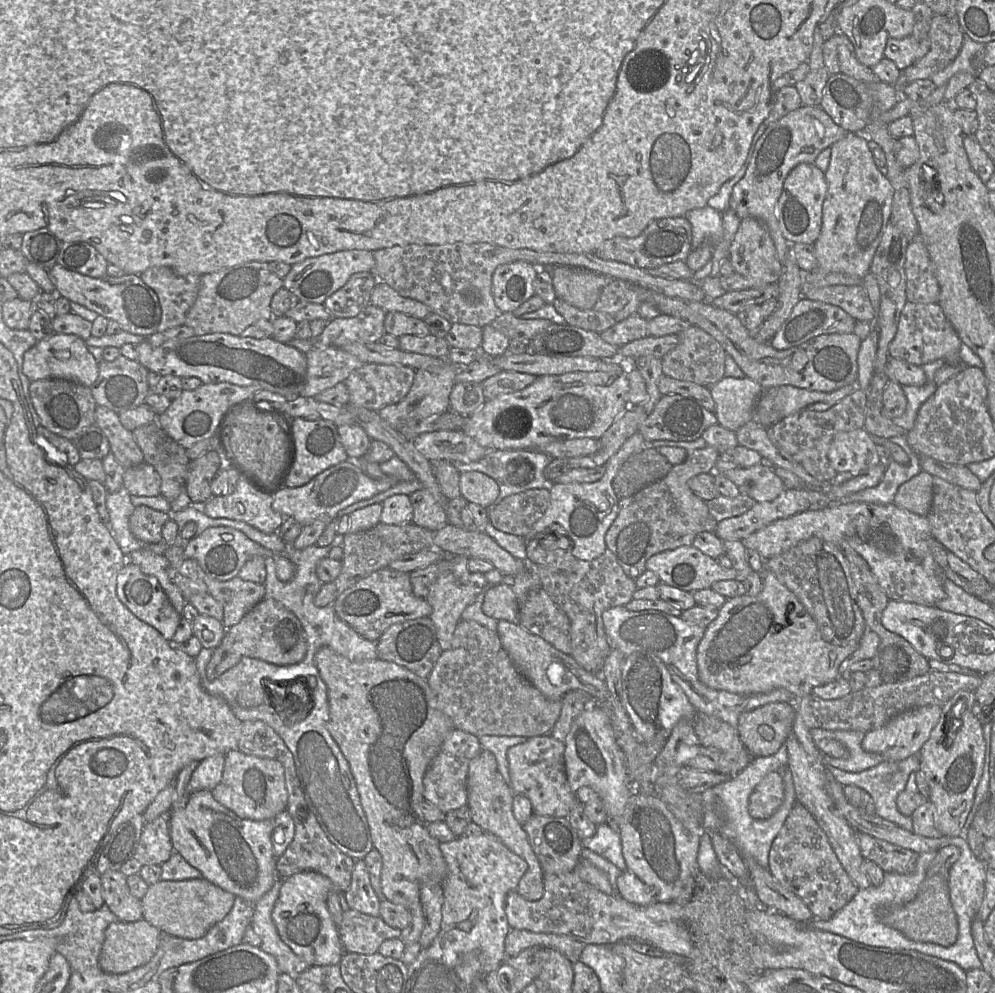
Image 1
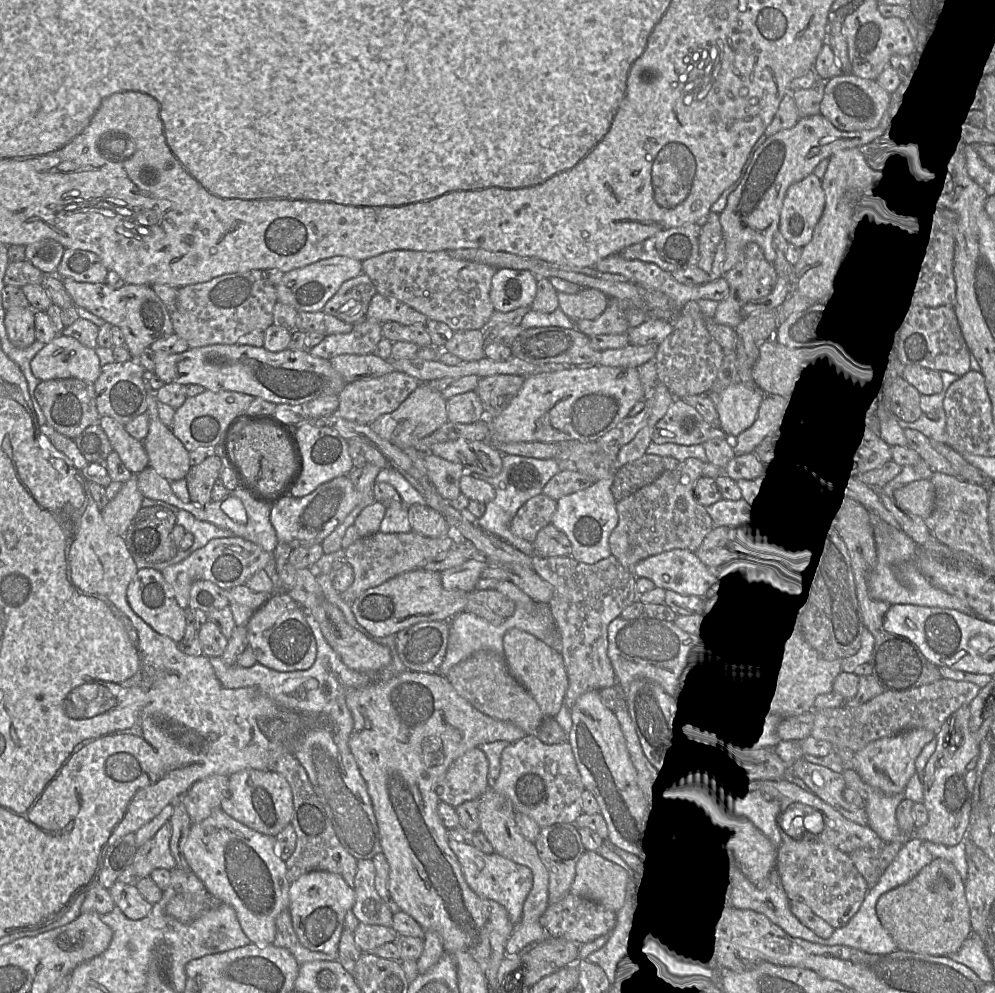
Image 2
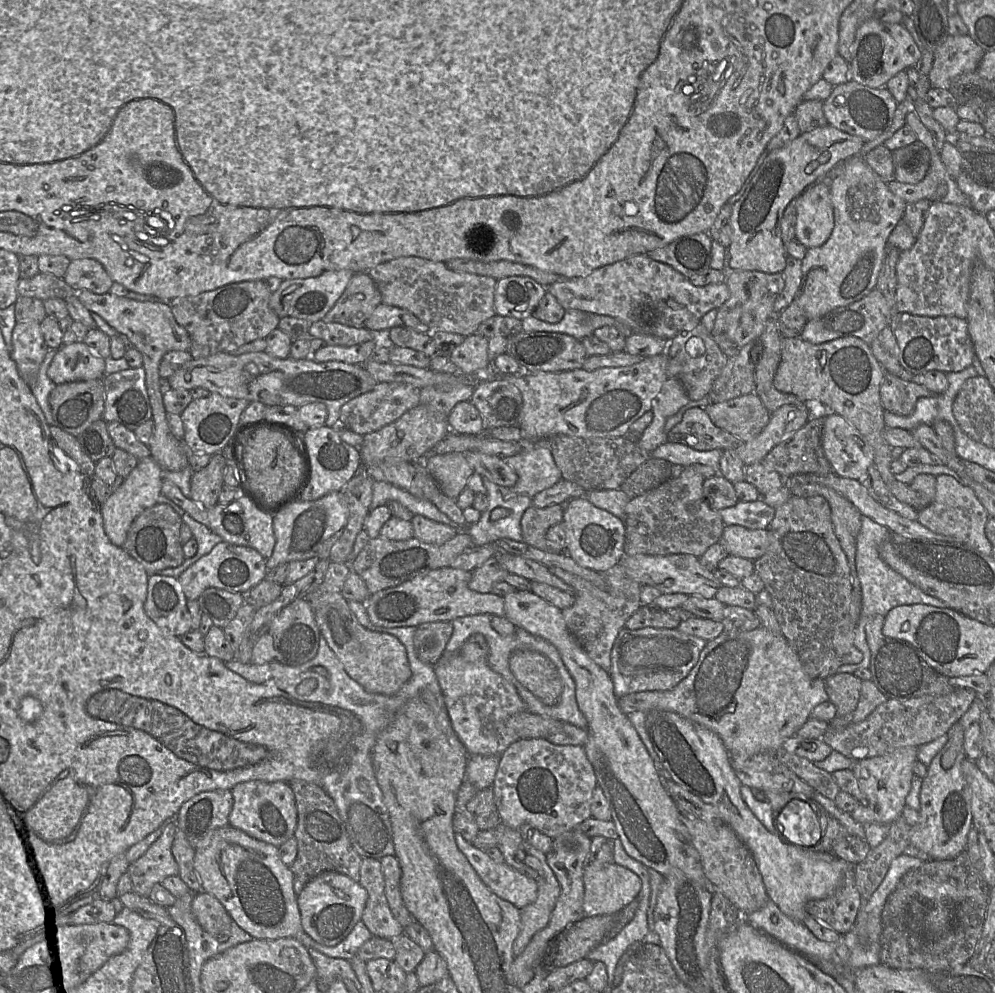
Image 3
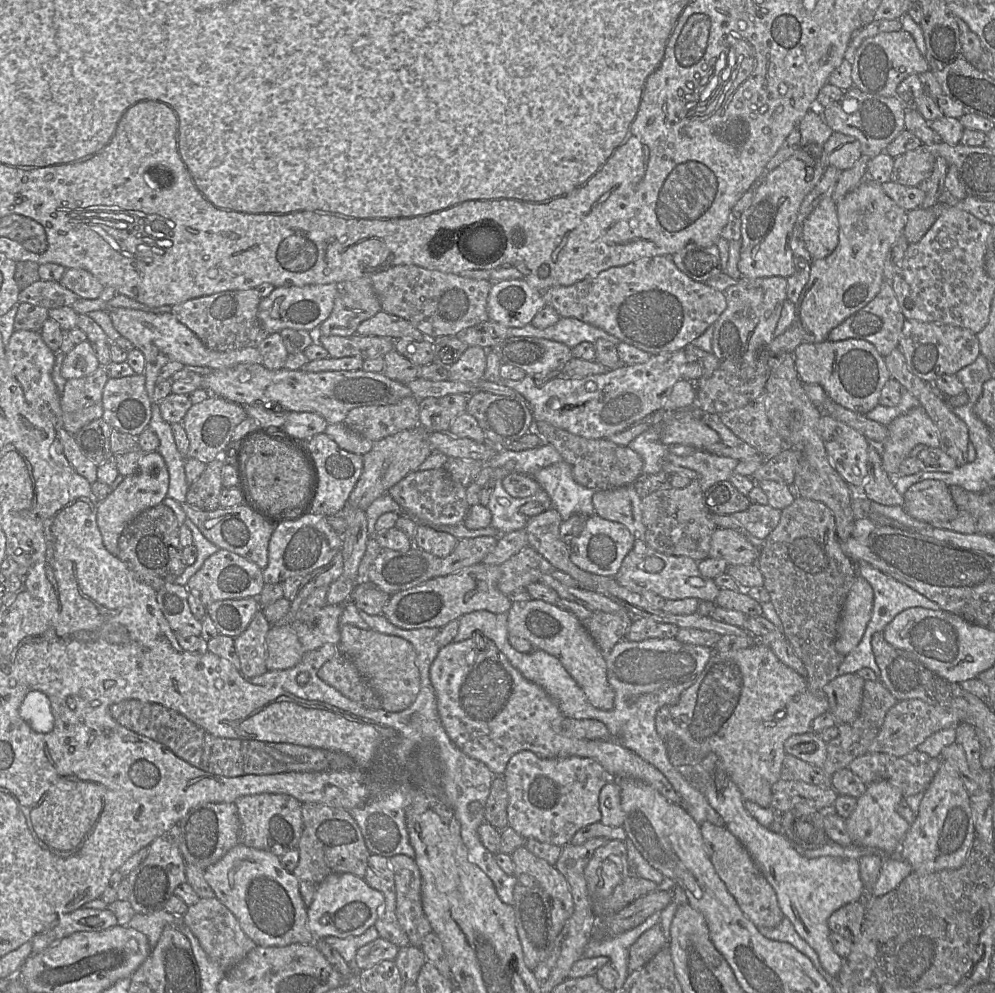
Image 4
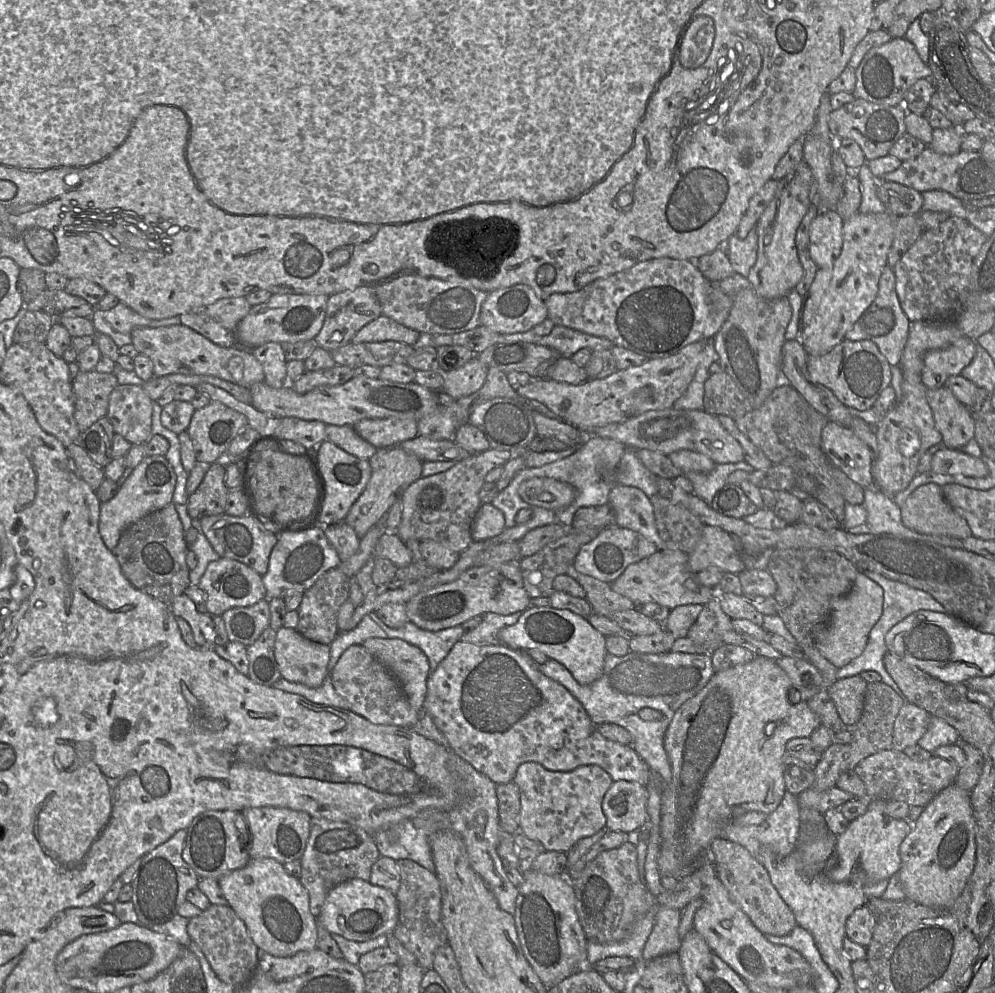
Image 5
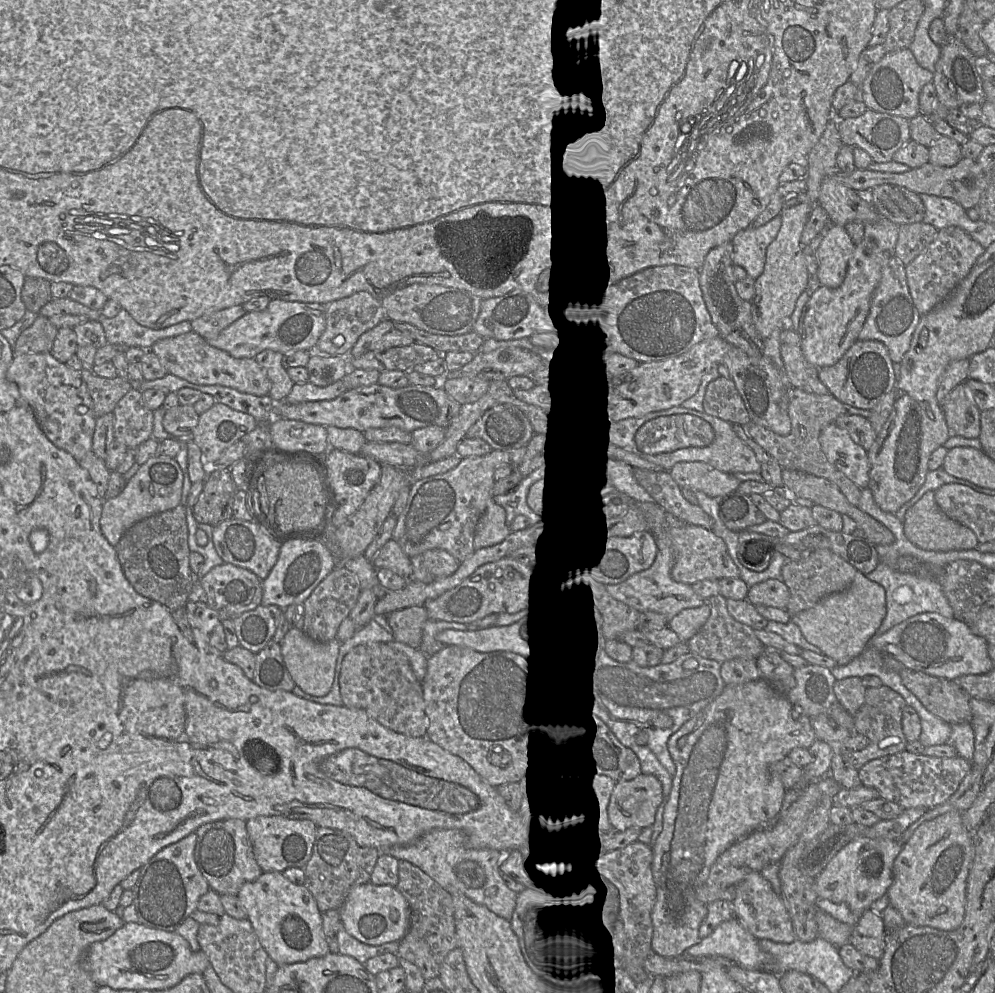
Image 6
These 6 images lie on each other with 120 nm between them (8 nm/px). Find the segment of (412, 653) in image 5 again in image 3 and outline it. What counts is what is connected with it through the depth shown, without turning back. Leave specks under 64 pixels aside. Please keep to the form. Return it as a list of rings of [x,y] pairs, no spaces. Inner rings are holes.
[[[324,582],[310,593],[306,600],[314,611],[321,635],[343,664],[346,673],[367,692],[393,695],[408,682],[411,669],[407,653],[395,636],[373,632],[363,627],[341,593],[328,590]]]

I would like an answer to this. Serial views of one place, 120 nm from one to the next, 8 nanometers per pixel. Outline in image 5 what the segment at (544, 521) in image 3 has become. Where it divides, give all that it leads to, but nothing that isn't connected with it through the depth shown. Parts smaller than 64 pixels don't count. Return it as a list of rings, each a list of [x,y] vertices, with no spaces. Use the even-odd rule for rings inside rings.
[[[574,565],[569,567],[567,574],[581,584],[586,593],[586,600],[595,614],[610,617],[614,612],[635,607],[629,598],[615,592],[610,583],[582,574],[575,569]]]

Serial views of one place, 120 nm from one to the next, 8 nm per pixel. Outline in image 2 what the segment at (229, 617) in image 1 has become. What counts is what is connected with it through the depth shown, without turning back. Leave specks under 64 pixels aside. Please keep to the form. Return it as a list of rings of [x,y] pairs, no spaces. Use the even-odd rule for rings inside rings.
[[[246,584],[229,589],[229,606],[236,626],[247,625],[255,611],[265,604],[271,596],[271,593],[255,592]]]

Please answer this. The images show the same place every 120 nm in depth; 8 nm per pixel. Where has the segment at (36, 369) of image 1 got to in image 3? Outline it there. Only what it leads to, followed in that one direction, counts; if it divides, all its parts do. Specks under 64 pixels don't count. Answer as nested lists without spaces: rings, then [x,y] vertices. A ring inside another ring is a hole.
[[[83,342],[62,345],[56,350],[47,376],[56,385],[103,378],[105,359],[97,356]]]

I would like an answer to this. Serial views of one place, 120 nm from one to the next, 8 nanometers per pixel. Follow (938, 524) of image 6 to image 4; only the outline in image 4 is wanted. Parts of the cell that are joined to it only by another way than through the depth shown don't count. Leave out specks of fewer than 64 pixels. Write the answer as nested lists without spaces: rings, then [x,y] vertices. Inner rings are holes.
[[[937,479],[912,484],[904,494],[903,508],[912,518],[928,524],[953,520],[958,514],[949,486]]]

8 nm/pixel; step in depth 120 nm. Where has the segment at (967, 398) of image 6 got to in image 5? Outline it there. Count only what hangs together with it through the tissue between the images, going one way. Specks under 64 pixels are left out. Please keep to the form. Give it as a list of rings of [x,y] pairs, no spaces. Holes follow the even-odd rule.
[[[947,387],[927,389],[926,399],[932,410],[935,426],[948,449],[967,444],[975,433],[973,413],[953,395]]]

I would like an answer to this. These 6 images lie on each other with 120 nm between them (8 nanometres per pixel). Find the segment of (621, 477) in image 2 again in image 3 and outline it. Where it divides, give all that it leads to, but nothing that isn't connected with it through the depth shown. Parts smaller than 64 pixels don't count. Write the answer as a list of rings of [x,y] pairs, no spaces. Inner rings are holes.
[[[650,457],[624,481],[620,489],[630,499],[641,496],[672,478],[672,464]]]

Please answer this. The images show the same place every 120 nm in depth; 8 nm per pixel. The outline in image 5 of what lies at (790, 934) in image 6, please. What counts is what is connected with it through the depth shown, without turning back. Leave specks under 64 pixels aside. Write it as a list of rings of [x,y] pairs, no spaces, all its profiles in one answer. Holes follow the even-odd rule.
[[[717,837],[710,844],[709,853],[717,876],[732,899],[740,906],[760,932],[775,936],[785,936],[797,926],[792,910],[783,901],[772,884],[763,864],[745,847],[725,838]]]

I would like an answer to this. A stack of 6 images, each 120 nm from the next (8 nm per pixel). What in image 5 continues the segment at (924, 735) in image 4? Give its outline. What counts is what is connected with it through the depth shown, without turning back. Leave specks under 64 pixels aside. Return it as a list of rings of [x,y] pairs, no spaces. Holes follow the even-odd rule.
[[[905,702],[894,722],[891,749],[904,752],[907,747],[915,745],[927,731],[930,717],[925,709]]]

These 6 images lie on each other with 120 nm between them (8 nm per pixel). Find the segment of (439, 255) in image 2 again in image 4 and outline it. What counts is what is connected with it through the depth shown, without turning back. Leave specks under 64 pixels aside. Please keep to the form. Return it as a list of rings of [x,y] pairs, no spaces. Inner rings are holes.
[[[398,265],[370,276],[372,287],[386,313],[409,321],[430,340],[439,336],[455,336],[458,332],[489,320],[487,299],[492,283],[430,270],[416,265]]]

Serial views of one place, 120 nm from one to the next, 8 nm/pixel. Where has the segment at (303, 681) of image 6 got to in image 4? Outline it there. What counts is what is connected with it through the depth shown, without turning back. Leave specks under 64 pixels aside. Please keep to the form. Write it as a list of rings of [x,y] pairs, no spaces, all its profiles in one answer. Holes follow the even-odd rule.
[[[272,625],[266,636],[268,670],[285,670],[298,664],[306,653],[290,626]]]

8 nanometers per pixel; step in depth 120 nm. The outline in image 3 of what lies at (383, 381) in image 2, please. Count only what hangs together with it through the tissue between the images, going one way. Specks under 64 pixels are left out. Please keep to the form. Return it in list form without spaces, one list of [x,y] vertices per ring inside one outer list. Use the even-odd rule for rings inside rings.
[[[377,383],[374,388],[345,403],[340,409],[339,426],[362,436],[394,422],[420,404],[420,389],[405,383]]]

